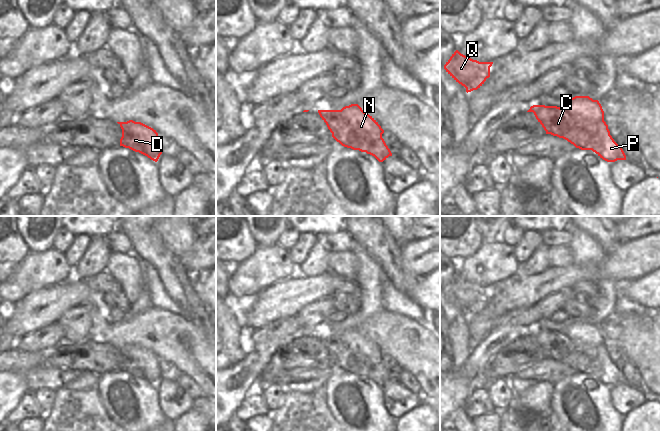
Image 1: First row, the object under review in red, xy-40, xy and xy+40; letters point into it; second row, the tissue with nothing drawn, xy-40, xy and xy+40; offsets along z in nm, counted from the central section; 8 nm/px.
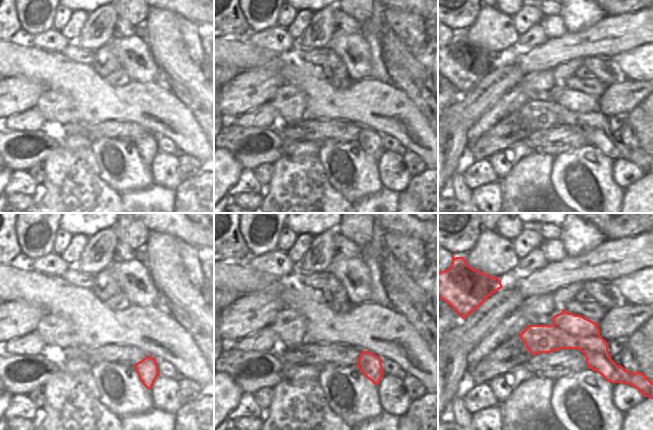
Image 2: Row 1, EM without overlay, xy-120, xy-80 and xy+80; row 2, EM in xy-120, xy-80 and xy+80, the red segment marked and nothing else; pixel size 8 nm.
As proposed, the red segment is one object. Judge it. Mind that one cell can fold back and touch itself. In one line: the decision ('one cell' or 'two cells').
two cells

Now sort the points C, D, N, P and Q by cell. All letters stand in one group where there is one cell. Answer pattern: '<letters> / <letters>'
C P Q / D N

